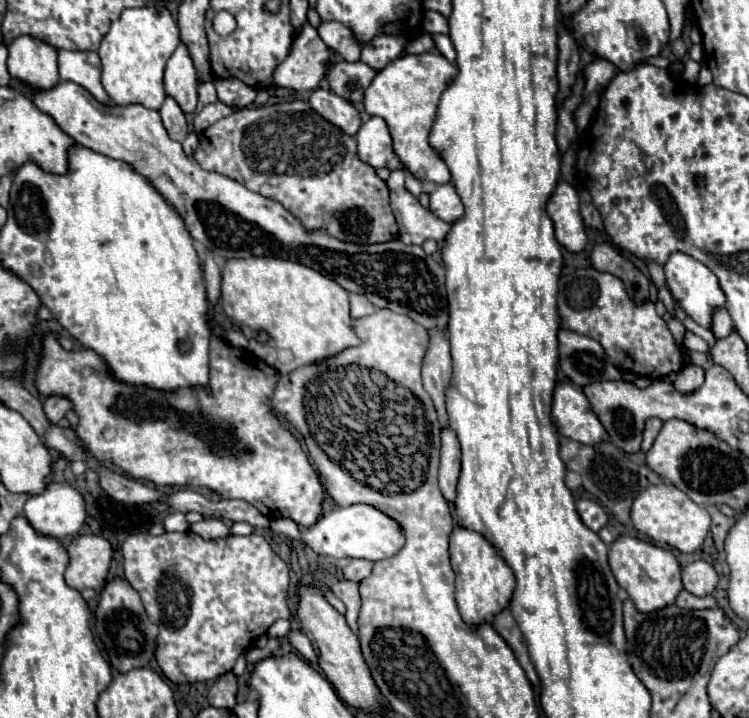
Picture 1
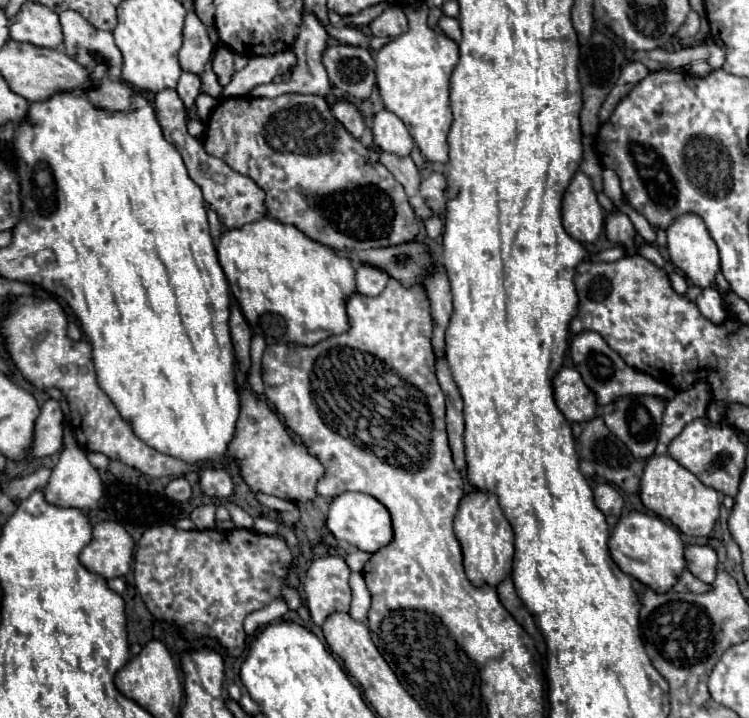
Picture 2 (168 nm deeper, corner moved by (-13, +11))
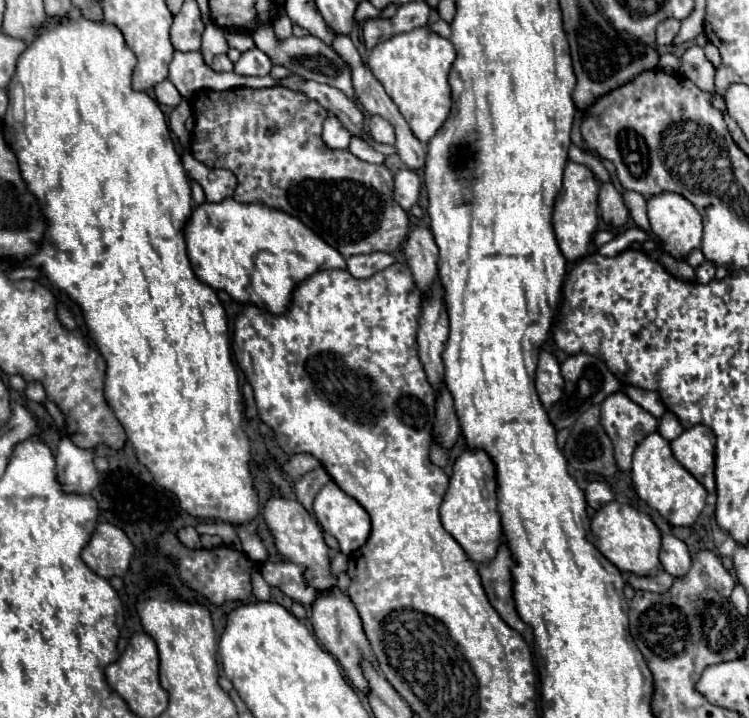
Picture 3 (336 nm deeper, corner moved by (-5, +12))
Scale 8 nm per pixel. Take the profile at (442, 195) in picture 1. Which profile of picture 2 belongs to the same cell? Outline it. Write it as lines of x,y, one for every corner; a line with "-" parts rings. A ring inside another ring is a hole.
438,171
438,173
432,173
428,179
424,179
422,197
434,213
442,215
442,211
446,209
446,175

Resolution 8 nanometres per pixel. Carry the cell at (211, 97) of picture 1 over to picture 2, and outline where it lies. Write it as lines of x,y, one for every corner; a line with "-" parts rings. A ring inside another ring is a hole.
220,49
212,61
212,69
216,73
216,81
226,87
234,75
234,69
232,69
232,59
234,55
228,51
228,49

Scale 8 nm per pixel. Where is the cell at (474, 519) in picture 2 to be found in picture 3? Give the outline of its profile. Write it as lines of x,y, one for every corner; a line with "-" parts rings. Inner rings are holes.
466,448
454,462
450,484
440,506
440,518
444,528
456,538
456,542
464,548
470,560
492,562
498,552
498,542
502,534
500,514
498,514
498,498
496,498
496,466
492,458
480,448

